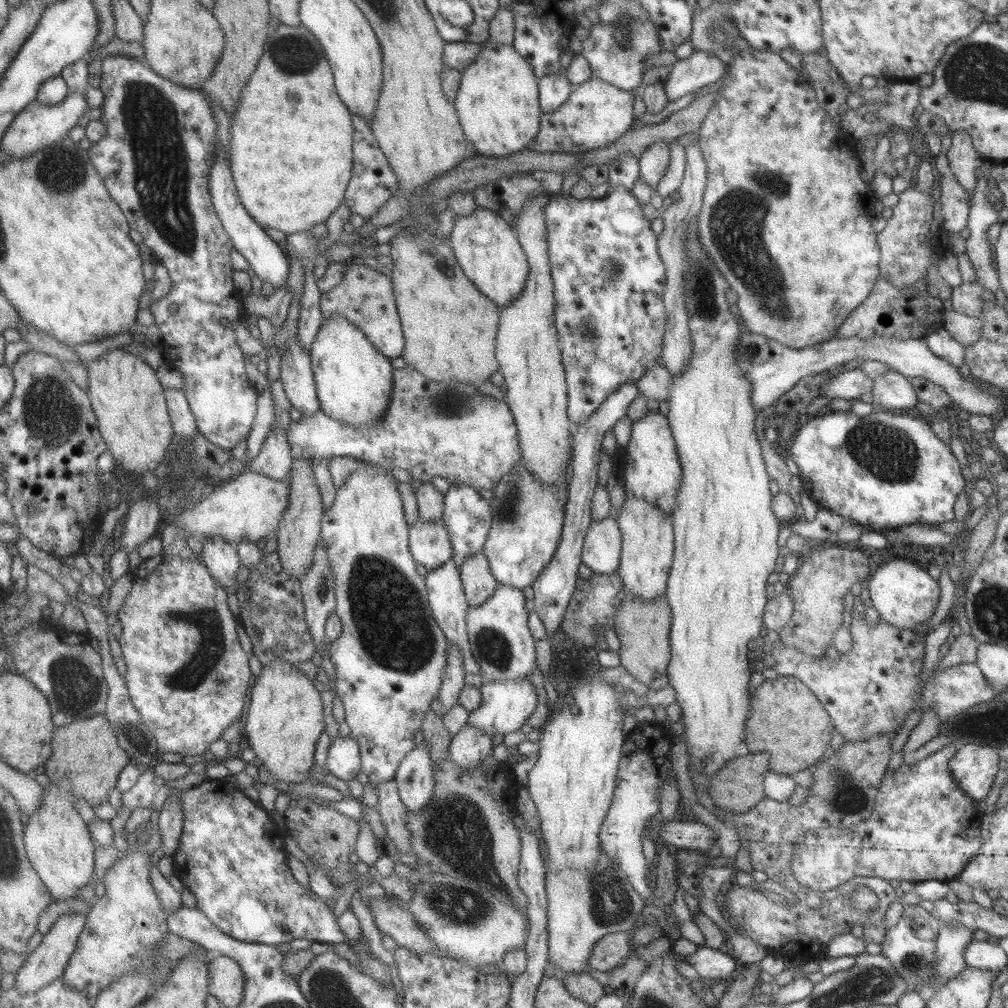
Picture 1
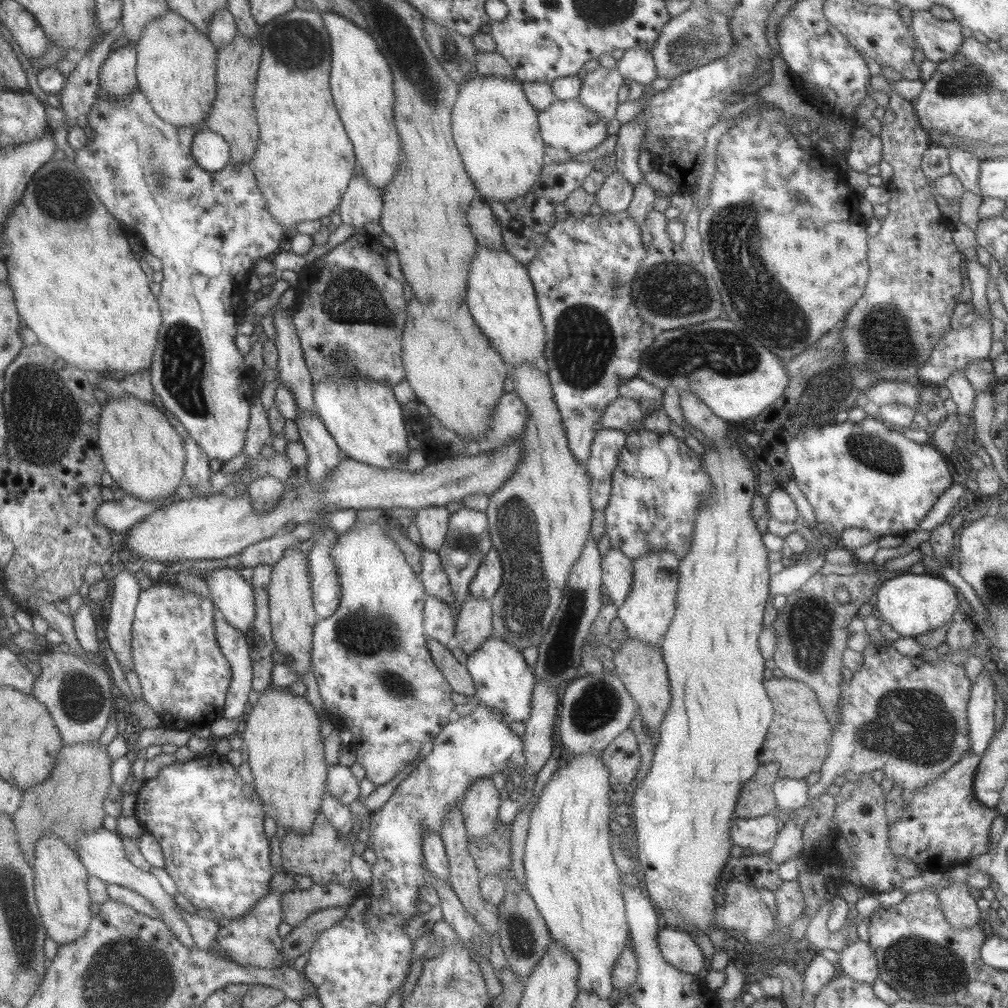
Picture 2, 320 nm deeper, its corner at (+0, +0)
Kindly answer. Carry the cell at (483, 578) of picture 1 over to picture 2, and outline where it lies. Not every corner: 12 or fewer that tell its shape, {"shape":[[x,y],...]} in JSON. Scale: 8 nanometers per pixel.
{"shape":[[468,597],[454,620],[469,654],[492,634],[489,600]]}

